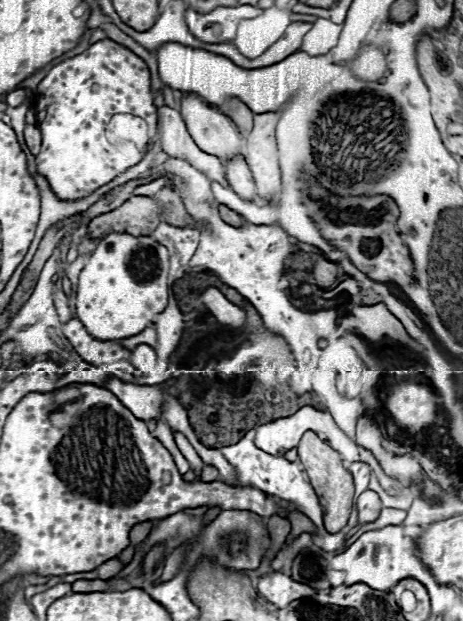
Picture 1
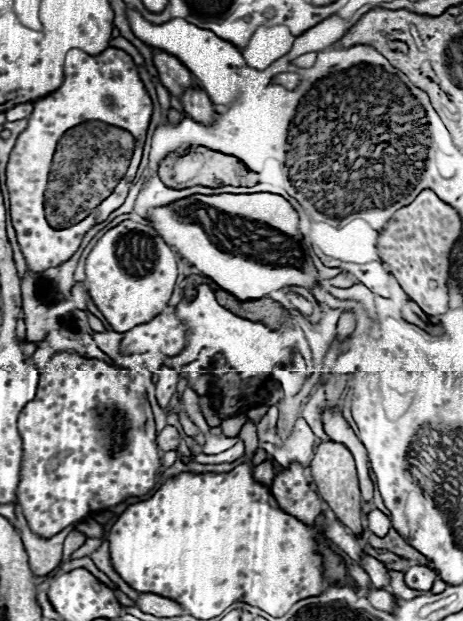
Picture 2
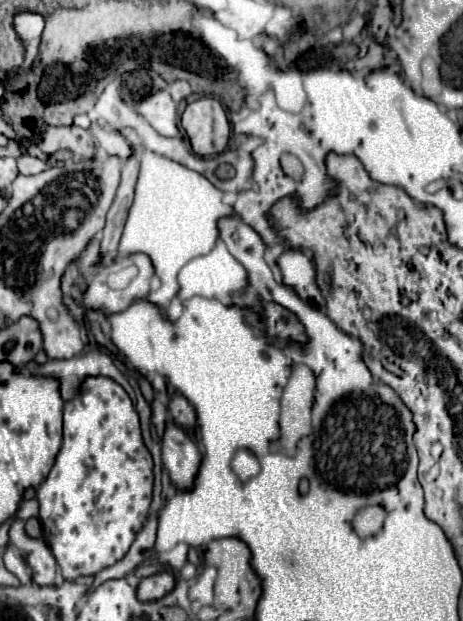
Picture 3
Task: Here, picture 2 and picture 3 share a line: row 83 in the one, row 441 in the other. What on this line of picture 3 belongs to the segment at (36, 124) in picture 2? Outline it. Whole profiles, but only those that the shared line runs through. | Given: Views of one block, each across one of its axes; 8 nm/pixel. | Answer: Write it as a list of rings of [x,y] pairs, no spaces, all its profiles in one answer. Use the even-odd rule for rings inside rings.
[[[86,378],[84,380],[84,386],[82,386],[82,392],[64,404],[64,440],[62,440],[62,448],[56,456],[56,462],[48,474],[48,478],[40,484],[38,492],[36,492],[36,498],[40,502],[40,524],[42,524],[42,532],[44,532],[44,540],[48,542],[52,554],[56,556],[56,562],[62,570],[62,576],[66,580],[76,580],[80,576],[92,576],[92,574],[98,574],[100,570],[112,566],[114,562],[118,562],[130,548],[130,544],[134,542],[136,534],[142,530],[144,522],[146,522],[146,512],[150,508],[150,502],[152,502],[152,482],[154,482],[154,476],[152,476],[152,456],[150,452],[146,450],[144,442],[142,442],[142,432],[140,432],[140,420],[138,420],[138,414],[134,410],[134,404],[130,400],[130,396],[124,392],[124,388],[120,384],[116,384],[114,380],[110,378]]]

